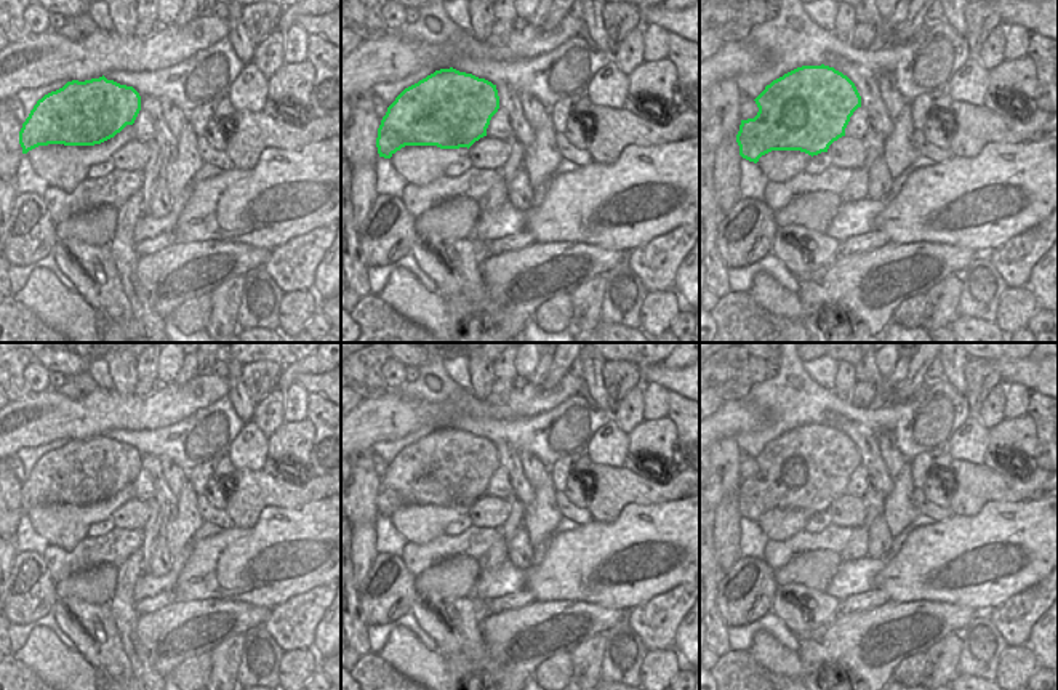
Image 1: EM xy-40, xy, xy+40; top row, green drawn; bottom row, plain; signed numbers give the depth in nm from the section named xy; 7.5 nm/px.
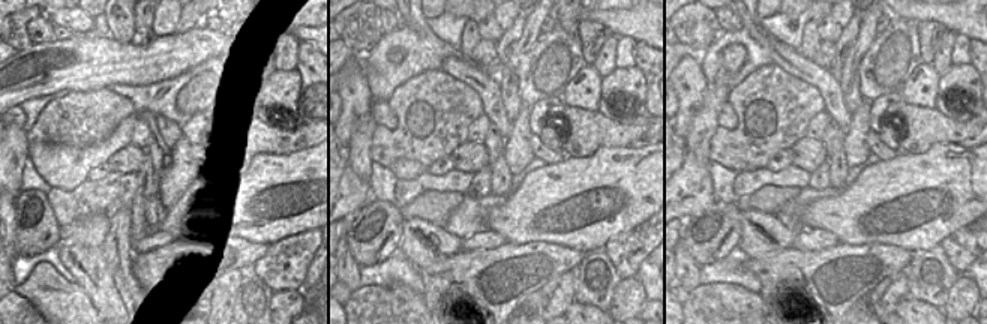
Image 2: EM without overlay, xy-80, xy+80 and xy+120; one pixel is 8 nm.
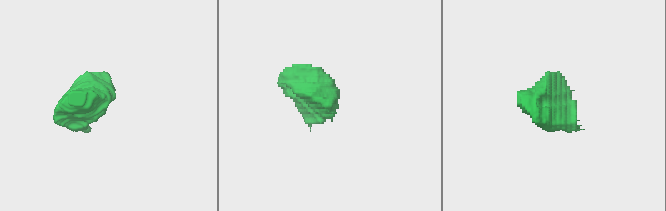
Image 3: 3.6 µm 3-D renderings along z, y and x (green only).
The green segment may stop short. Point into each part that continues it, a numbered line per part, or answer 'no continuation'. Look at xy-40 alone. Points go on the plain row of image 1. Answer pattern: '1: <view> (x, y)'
no continuation

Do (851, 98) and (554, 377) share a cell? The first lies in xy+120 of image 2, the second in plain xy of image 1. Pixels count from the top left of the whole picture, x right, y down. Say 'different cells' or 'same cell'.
same cell

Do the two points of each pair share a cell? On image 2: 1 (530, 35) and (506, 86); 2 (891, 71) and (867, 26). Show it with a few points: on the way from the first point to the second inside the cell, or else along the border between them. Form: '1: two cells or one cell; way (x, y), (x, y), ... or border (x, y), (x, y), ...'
1: one cell; way (521, 47), (513, 56), (509, 74)
2: two cells; border (876, 33), (858, 71)

